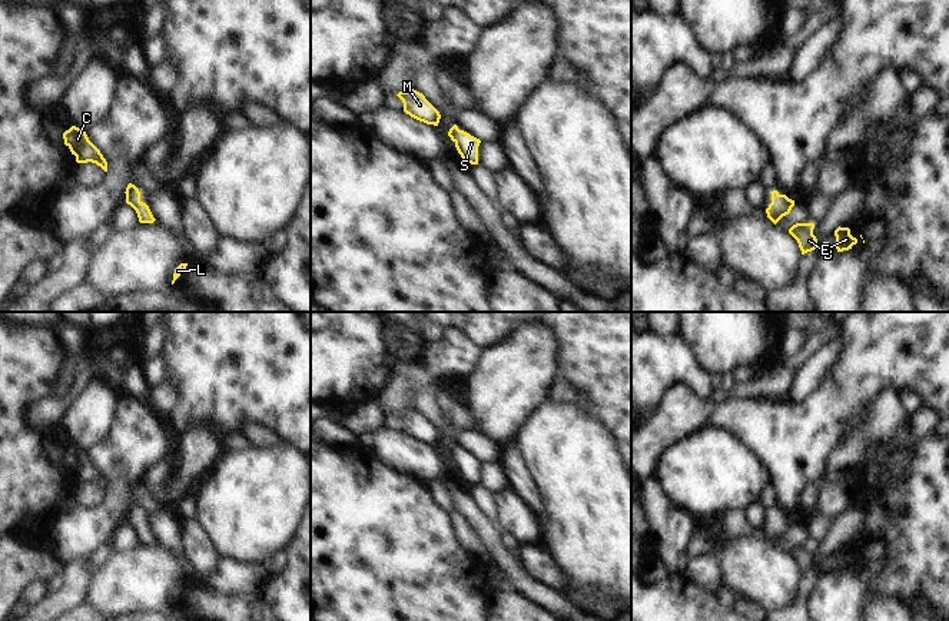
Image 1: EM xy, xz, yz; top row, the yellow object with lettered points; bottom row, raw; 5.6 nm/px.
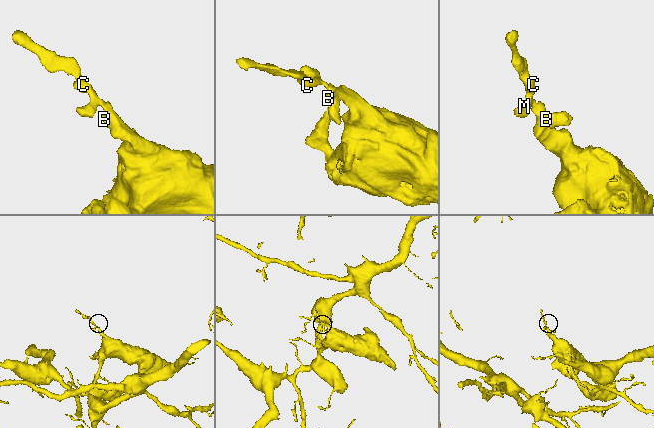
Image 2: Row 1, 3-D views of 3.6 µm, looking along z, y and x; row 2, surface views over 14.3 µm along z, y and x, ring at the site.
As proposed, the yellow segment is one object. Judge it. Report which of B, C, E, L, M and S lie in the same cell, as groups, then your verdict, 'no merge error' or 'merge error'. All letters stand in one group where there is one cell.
B C E L M S | no merge error

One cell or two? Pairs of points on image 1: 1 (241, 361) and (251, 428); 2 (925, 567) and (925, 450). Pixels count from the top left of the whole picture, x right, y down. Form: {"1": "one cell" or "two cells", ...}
{"1": "two cells", "2": "one cell"}

